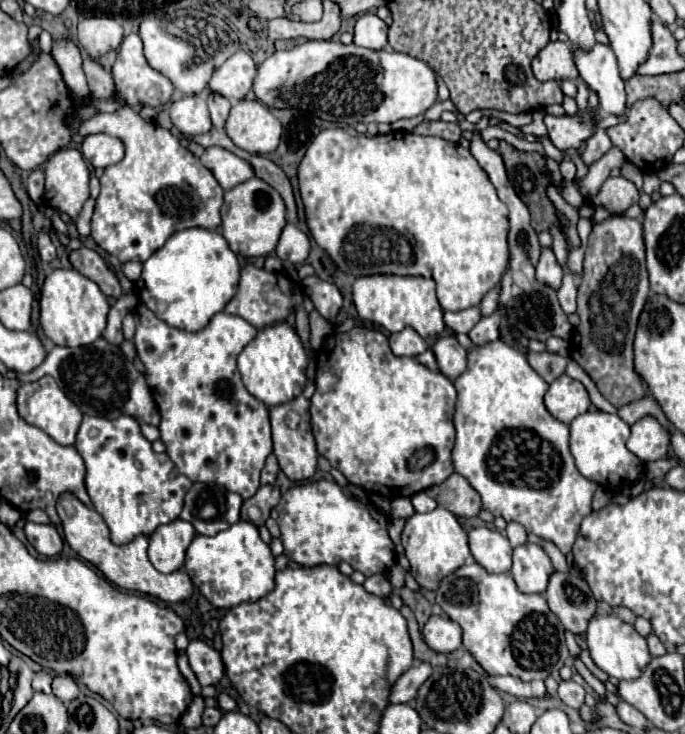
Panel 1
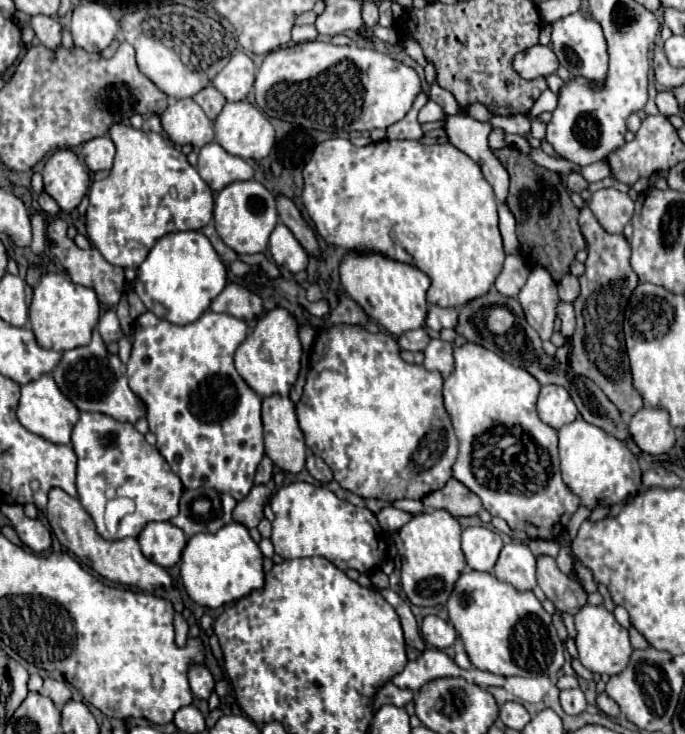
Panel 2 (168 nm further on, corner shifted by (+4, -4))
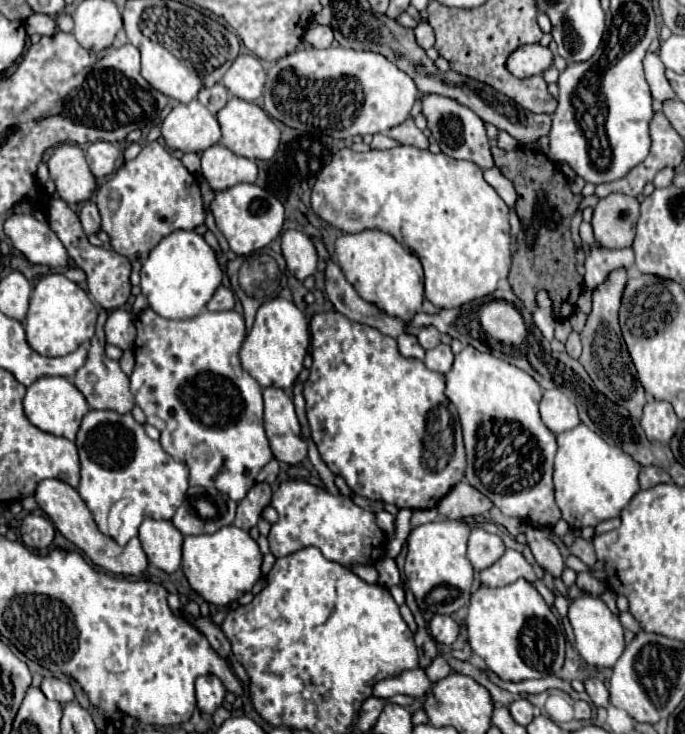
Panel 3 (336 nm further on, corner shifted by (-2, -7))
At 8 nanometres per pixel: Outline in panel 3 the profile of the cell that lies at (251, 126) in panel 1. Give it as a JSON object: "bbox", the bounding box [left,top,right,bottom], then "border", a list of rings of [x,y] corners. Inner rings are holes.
{"bbox":[218,97,280,159],"border":[[[232,97],[226,103],[226,107],[218,113],[218,123],[222,129],[220,143],[224,143],[224,147],[234,151],[236,155],[242,155],[246,159],[272,159],[274,157],[280,143],[280,129],[256,103],[248,103],[248,101]]]}

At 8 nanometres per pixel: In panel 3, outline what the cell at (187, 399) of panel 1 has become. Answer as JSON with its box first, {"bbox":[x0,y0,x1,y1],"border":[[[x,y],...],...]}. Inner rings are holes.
{"bbox":[130,309,272,501],"border":[[[146,309],[136,319],[136,329],[136,365],[130,383],[136,405],[146,415],[146,423],[162,433],[160,445],[164,451],[188,465],[192,487],[216,487],[230,499],[242,501],[256,483],[260,469],[272,459],[262,423],[262,387],[242,369],[238,357],[246,339],[244,317],[236,311],[202,311],[190,321],[172,321]]]}

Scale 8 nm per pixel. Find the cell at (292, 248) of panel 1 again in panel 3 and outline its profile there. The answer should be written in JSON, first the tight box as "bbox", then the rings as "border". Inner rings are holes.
{"bbox":[282,229,318,281],"border":[[[288,229],[282,233],[282,255],[286,259],[288,271],[298,279],[304,281],[308,275],[316,273],[318,255],[312,245],[312,239],[306,233]]]}

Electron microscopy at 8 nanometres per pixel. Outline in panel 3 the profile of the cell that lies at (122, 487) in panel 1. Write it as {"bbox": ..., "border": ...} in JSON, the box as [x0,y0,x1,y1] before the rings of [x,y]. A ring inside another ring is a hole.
{"bbox":[76,411,188,545],"border":[[[88,411],[82,419],[76,445],[82,463],[78,493],[104,535],[108,533],[106,517],[112,503],[130,499],[130,505],[126,505],[126,511],[122,513],[124,523],[120,529],[122,539],[118,539],[120,545],[126,545],[138,535],[138,527],[144,519],[172,519],[178,505],[182,505],[188,489],[186,465],[174,461],[158,441],[152,441],[130,413],[120,415],[116,411]]]}

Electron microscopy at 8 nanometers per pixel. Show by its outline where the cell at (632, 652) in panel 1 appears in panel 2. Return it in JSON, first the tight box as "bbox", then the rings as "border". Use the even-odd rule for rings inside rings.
{"bbox":[574,604,632,674],"border":[[[584,604],[576,614],[574,614],[574,624],[576,624],[576,648],[578,648],[578,658],[584,668],[590,672],[598,674],[618,674],[626,668],[628,658],[632,654],[628,630],[622,628],[614,614],[608,612],[604,606],[592,606]]]}

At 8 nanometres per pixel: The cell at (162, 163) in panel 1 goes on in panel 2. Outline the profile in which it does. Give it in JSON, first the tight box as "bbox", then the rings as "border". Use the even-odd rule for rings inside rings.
{"bbox":[86,124,214,268],"border":[[[114,124],[110,128],[110,138],[116,144],[116,158],[110,176],[98,180],[90,188],[90,206],[86,212],[86,230],[90,242],[102,252],[102,256],[122,268],[138,268],[152,246],[170,232],[176,230],[200,230],[212,220],[214,198],[208,184],[200,178],[200,174],[188,164],[186,156],[170,146],[160,134],[136,130],[132,126]]]}

